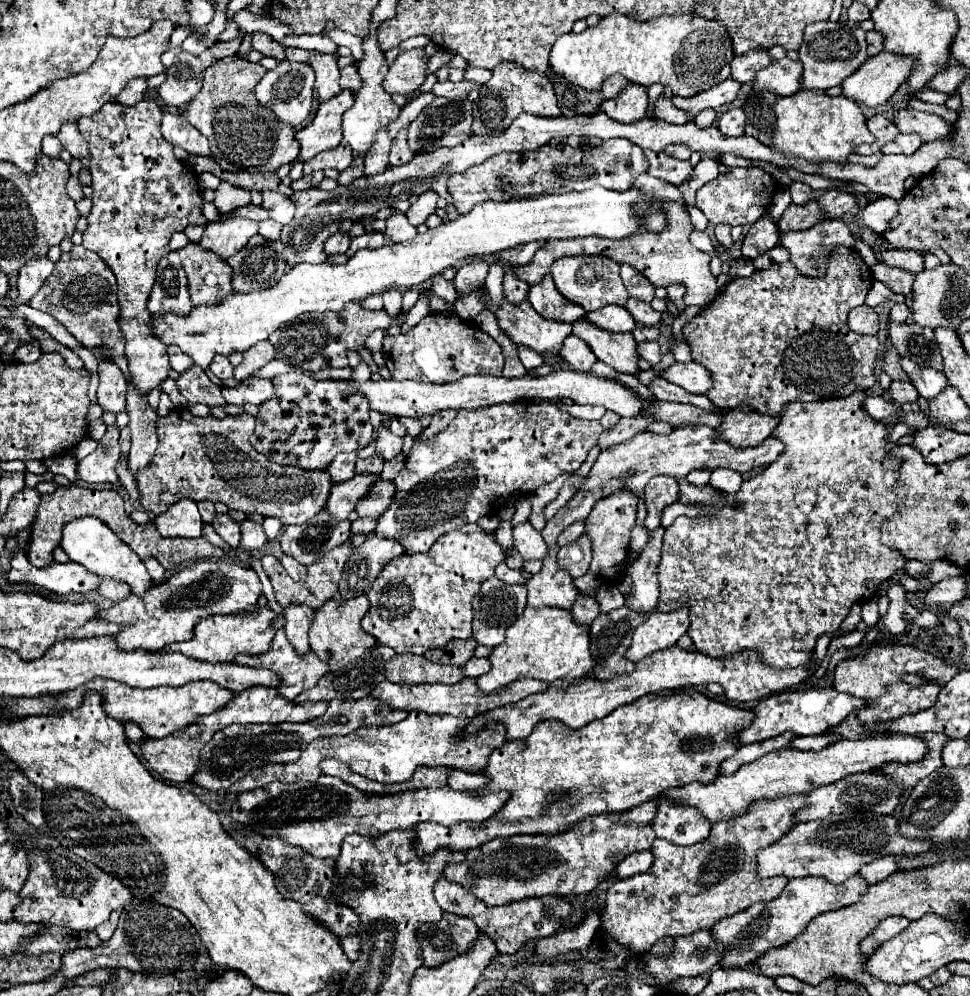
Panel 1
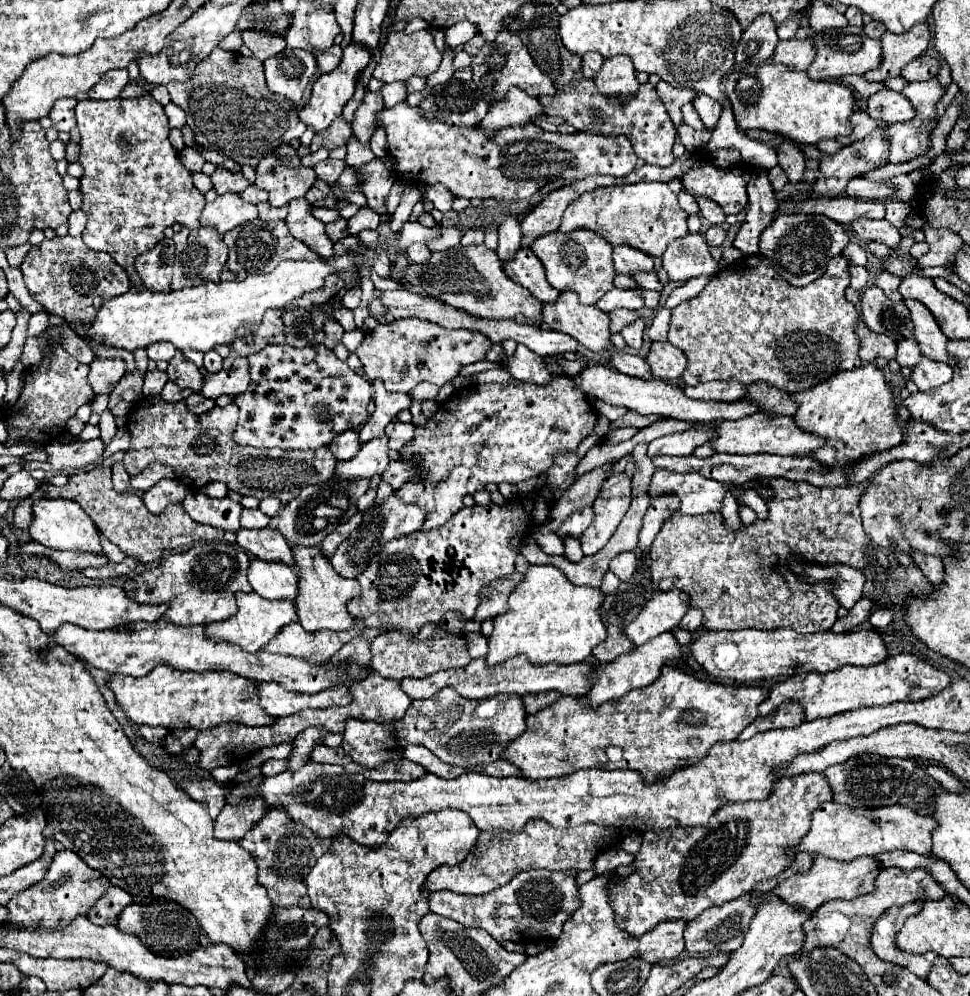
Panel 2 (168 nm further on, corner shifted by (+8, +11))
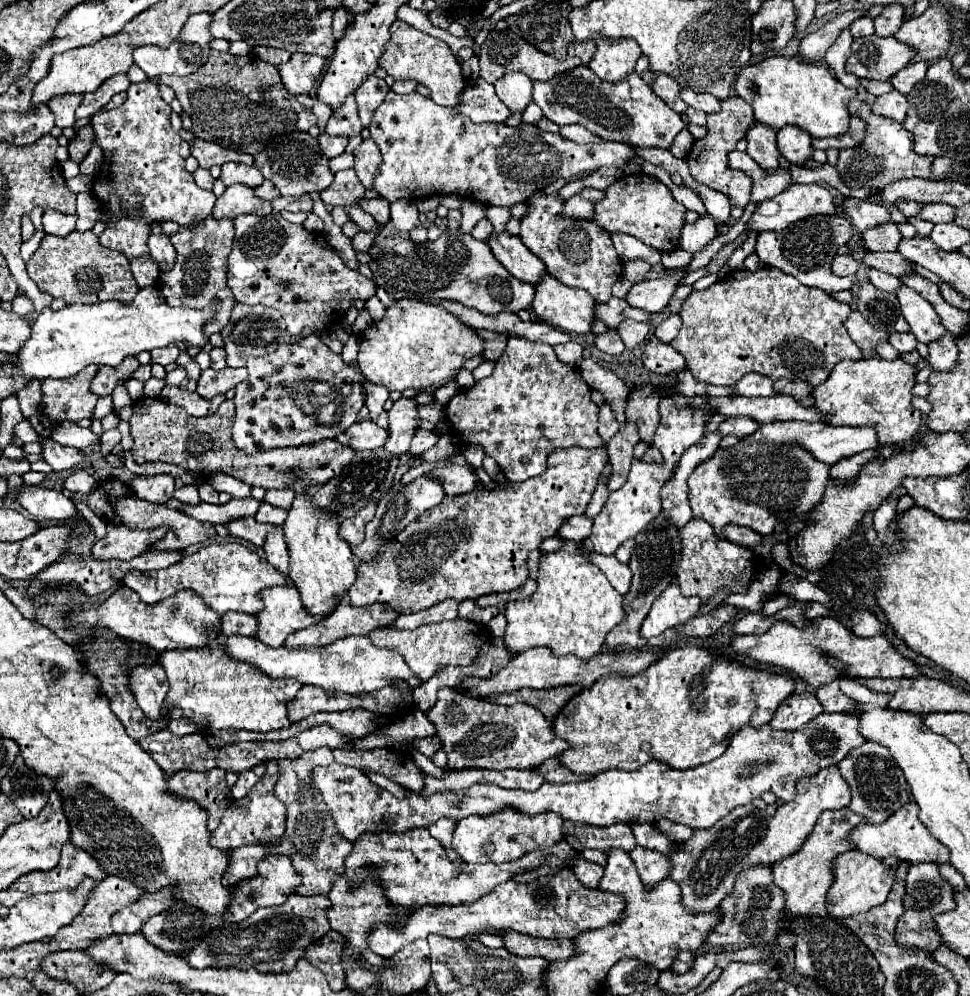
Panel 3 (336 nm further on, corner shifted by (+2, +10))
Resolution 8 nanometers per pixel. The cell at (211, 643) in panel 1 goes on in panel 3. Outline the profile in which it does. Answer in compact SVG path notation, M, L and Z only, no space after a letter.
M294 586L266 588L258 596L264 602L264 610L256 614L258 630L254 638L266 646L278 648L284 644L288 634L322 620L310 618L310 614L306 614L298 598L298 590L294 590Z

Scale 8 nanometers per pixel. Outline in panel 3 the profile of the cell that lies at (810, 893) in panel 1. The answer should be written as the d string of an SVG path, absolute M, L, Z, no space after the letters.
M848 850L840 856L836 856L832 860L832 874L834 874L834 882L830 886L830 890L826 892L826 912L830 918L844 918L844 916L852 916L852 914L860 914L866 912L882 902L886 902L890 888L894 884L896 878L896 870L898 870L898 860L896 858L870 858L868 854L856 852L856 850Z

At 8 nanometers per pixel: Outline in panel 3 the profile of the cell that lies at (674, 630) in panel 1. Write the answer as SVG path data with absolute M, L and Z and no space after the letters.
M668 586L652 604L648 616L642 622L640 636L642 638L654 638L660 636L666 628L672 628L676 624L682 624L698 614L700 600L696 596L682 596L678 586Z

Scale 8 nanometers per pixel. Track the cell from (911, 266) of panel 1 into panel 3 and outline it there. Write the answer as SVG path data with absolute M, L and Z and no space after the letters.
M846 198L846 202L842 204L842 210L846 212L852 226L860 234L864 234L870 228L890 222L890 212L882 204L876 204L876 202L862 202L854 198Z

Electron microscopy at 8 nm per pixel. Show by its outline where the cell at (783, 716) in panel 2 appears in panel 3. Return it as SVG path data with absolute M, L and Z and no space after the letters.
M810 692L792 694L778 706L774 718L770 720L770 726L774 730L800 730L820 712L824 710L820 702L814 698L814 694Z

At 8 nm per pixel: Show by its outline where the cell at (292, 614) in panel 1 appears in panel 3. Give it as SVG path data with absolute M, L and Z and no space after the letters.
M278 526L278 530L274 530L274 534L270 534L270 538L266 538L266 542L264 542L262 548L266 552L266 562L270 566L274 566L278 572L282 572L286 576L286 580L290 582L290 578L288 578L288 550L286 550L286 542L284 542L284 534L282 534L280 526Z

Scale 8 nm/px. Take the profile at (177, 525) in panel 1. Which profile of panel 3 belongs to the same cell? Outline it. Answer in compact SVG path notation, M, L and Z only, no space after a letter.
M158 474L158 476L138 476L130 482L130 488L134 490L134 496L152 502L152 504L164 504L174 496L174 478L170 474Z

